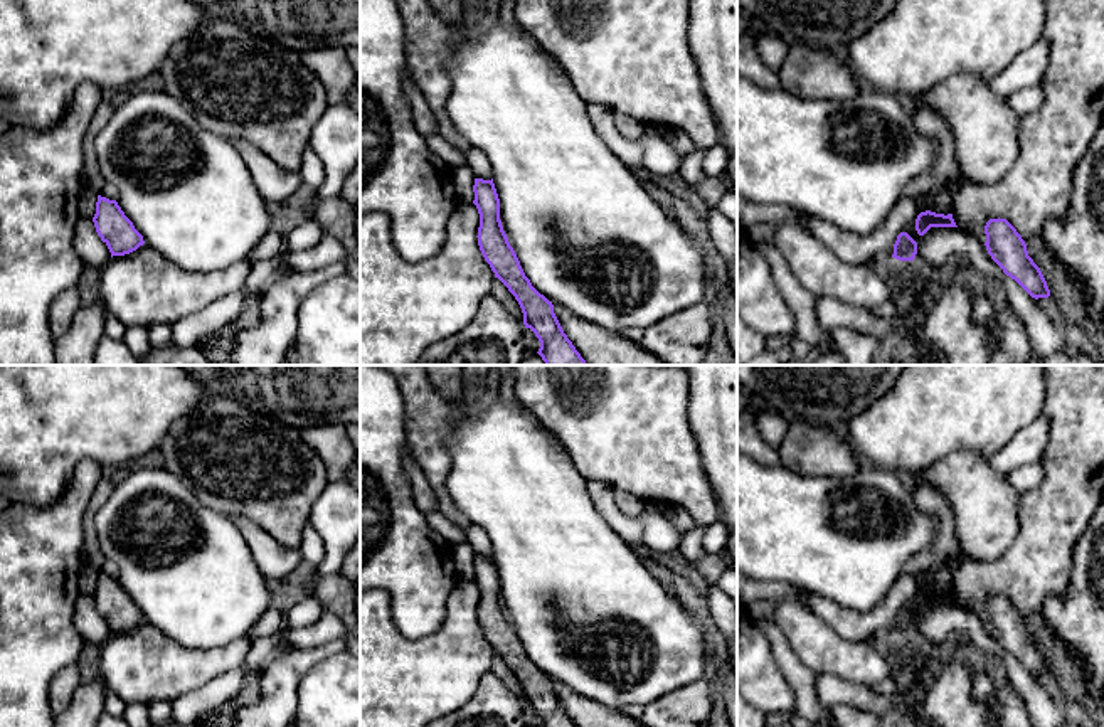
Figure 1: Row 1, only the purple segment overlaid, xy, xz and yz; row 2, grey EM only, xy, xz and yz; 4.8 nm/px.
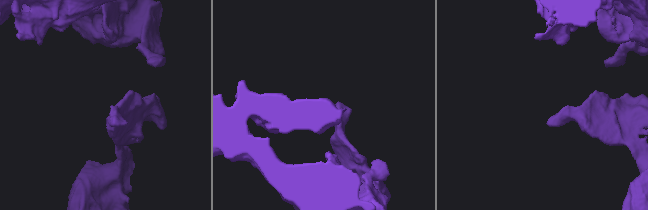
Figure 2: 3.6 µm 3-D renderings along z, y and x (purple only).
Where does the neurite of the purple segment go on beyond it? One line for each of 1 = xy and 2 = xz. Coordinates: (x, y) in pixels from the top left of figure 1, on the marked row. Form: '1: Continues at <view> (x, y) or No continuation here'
1: No continuation here
2: No continuation here

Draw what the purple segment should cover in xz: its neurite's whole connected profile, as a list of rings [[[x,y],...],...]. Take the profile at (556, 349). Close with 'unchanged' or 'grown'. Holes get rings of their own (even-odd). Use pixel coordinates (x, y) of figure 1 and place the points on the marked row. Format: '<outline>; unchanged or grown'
[[[475,178],[473,204],[480,214],[478,246],[498,278],[518,301],[523,325],[540,342],[539,355],[545,365],[587,365],[564,333],[554,305],[540,295],[525,276],[500,220],[500,199],[491,180]]]; unchanged

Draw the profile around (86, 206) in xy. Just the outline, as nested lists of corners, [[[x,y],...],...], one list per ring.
[[[84,188],[77,202],[79,217],[93,219],[96,214],[96,202],[98,195]]]

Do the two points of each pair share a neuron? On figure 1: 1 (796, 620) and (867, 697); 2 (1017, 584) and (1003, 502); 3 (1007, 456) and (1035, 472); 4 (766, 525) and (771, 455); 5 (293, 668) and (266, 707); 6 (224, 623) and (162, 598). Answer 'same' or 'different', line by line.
1: different
2: different
3: different
4: different
5: same
6: same

